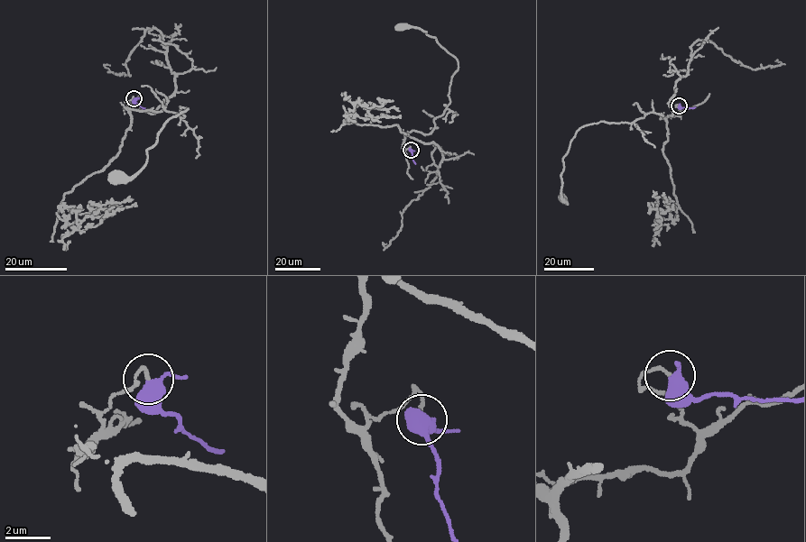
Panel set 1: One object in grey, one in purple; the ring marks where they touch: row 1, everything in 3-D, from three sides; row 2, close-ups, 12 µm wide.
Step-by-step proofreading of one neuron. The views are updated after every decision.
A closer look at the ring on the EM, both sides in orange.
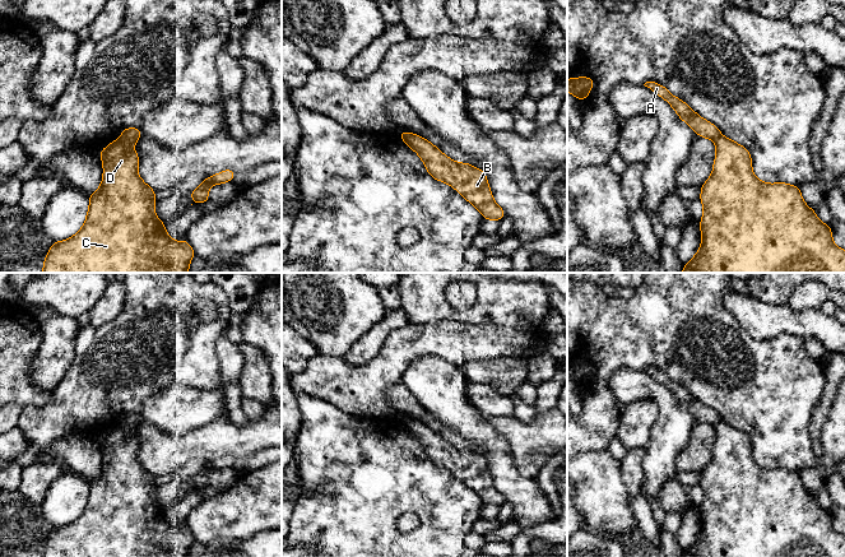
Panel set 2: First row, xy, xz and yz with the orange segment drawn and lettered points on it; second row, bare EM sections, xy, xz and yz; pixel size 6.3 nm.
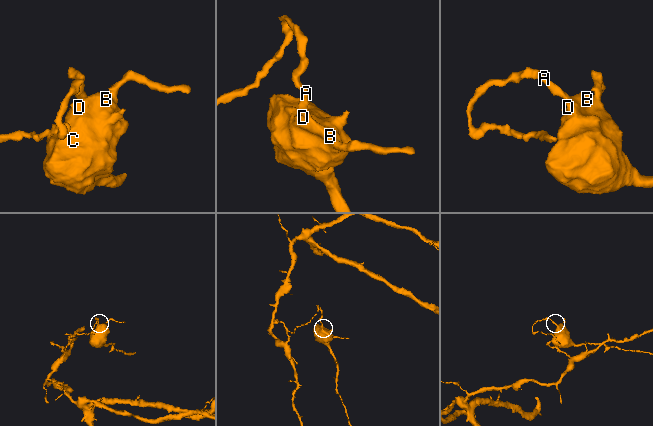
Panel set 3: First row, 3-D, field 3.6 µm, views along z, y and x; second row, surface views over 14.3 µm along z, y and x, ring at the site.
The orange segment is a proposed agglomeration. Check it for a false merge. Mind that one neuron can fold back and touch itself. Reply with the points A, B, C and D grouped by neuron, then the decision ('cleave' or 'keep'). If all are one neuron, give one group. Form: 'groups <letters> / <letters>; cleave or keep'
groups A / B C D; cleave

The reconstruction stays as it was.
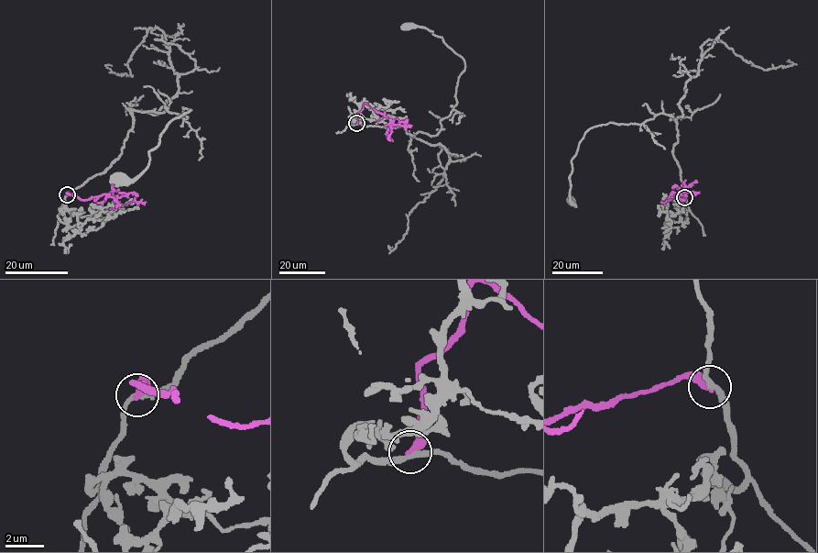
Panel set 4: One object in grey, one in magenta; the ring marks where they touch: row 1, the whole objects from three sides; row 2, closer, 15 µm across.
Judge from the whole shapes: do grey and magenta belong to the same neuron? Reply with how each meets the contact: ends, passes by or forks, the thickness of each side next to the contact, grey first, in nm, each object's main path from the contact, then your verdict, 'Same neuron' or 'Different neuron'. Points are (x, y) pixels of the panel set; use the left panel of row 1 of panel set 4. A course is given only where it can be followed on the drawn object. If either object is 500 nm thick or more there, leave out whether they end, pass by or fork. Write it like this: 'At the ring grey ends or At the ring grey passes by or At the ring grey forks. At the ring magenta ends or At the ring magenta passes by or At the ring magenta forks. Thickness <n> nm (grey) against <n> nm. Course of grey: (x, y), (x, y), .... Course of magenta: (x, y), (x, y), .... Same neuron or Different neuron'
At the ring grey passes by. At the ring magenta ends. Thickness 280 nm (grey) against 440 nm. Course of grey: (67, 194), (117, 159), (132, 109), (184, 118), (190, 109), (169, 121), (147, 168), (120, 180). Course of magenta: (67, 194), (86, 200), (106, 194), (120, 204), (130, 203), (136, 194), (119, 193). Different neuron

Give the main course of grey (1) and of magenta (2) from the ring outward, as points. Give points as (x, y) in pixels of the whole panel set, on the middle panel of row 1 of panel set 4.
1: (356, 124), (436, 136), (456, 104), (464, 60), (430, 30), (408, 26)
2: (356, 123), (364, 103), (393, 124), (406, 123), (395, 118)

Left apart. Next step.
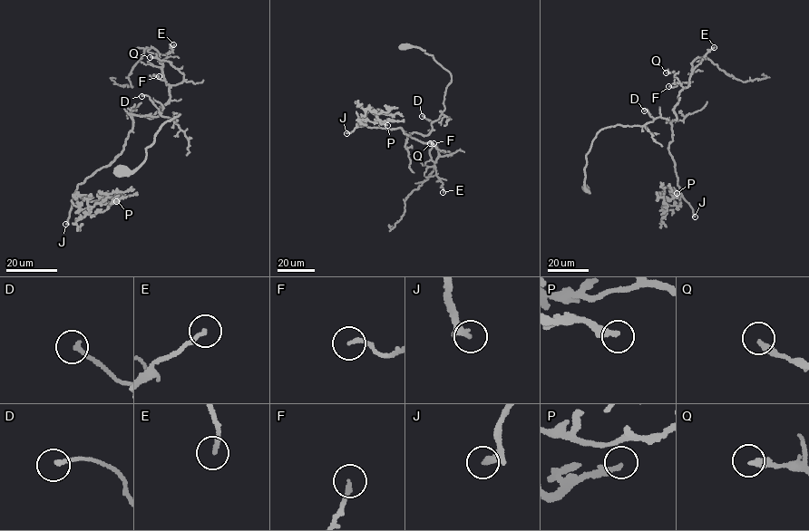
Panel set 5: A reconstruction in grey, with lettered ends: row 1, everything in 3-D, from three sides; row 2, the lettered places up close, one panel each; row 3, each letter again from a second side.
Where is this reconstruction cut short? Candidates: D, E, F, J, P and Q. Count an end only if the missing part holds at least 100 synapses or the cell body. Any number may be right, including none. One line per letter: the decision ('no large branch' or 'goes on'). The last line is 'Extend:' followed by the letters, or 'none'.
D: no large branch
E: no large branch
F: no large branch
J: goes on
P: no large branch
Q: no large branch
Extend: J

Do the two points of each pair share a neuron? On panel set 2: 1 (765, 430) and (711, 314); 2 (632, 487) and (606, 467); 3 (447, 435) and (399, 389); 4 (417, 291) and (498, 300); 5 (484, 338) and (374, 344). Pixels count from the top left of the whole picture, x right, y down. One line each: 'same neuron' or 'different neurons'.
1: same neuron
2: different neurons
3: same neuron
4: same neuron
5: different neurons

